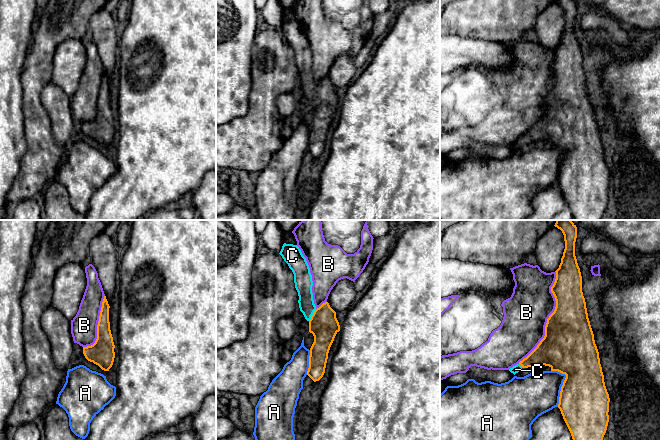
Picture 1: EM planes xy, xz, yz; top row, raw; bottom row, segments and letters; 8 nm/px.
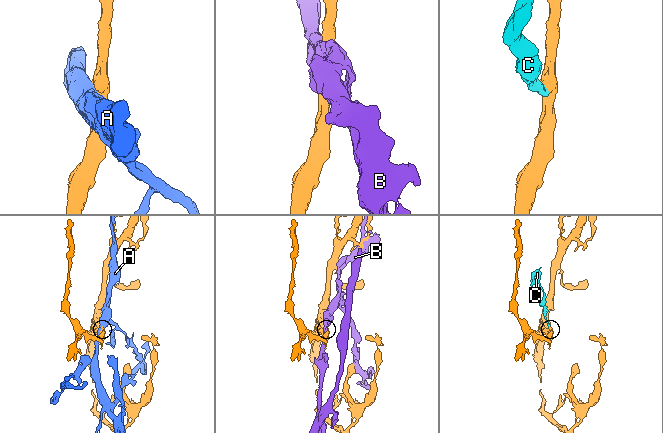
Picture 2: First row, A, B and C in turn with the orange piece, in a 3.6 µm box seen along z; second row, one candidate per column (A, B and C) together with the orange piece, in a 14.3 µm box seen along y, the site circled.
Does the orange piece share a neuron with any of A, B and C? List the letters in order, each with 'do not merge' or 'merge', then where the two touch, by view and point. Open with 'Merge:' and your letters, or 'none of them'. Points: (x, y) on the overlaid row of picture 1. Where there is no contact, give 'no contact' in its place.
Merge: C
A: do not merge | yz (563, 384)
B: do not merge | yz (548, 318)
C: merge | xz (312, 315)

